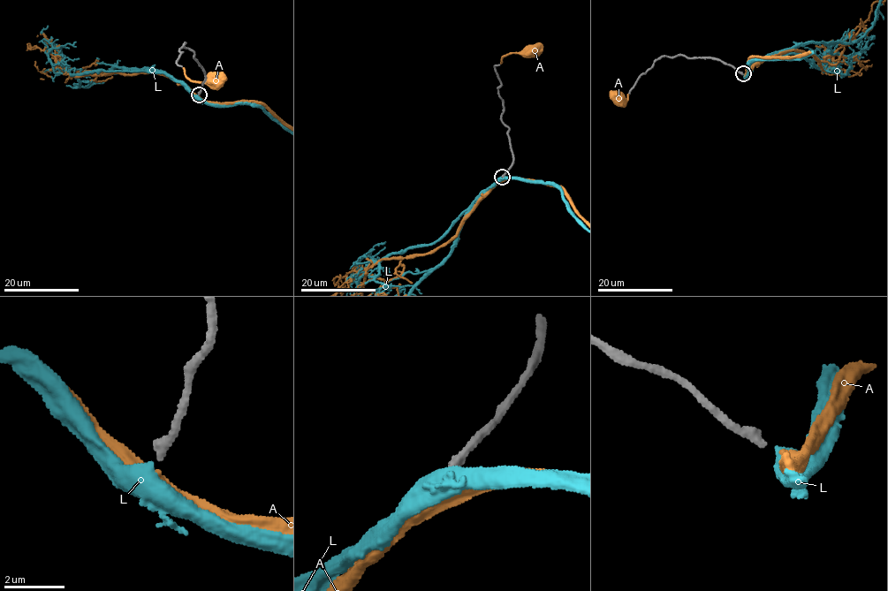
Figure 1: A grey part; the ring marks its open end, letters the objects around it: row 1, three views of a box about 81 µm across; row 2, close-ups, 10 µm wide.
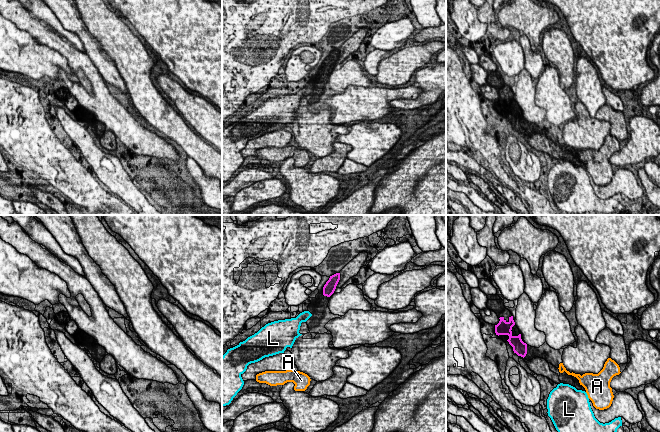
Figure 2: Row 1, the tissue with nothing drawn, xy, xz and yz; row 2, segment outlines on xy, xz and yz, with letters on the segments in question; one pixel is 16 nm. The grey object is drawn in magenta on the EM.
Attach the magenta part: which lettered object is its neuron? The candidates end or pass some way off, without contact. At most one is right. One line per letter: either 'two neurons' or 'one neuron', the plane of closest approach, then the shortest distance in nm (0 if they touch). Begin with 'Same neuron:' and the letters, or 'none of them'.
Same neuron: A
A: one neuron | yz | 550 nm
L: two neurons | xz | 360 nm

